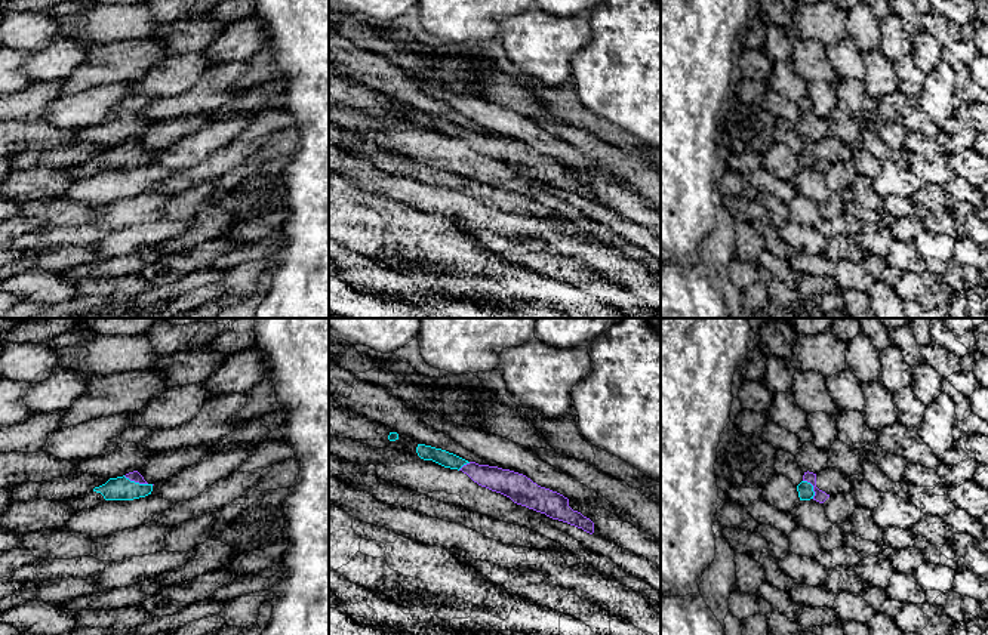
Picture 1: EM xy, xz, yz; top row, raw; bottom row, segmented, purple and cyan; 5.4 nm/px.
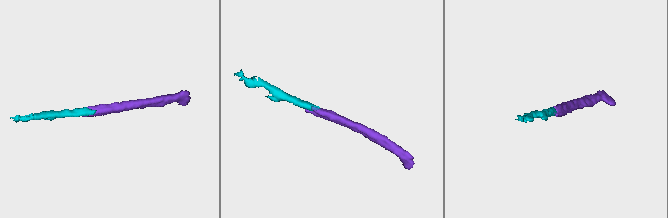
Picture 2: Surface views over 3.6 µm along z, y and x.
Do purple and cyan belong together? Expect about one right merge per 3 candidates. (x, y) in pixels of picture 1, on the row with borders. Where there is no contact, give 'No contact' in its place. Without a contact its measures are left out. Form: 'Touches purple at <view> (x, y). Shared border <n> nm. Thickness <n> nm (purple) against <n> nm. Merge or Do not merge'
Touches purple at xy (135, 481). Shared border 140 nm. Thickness 60 nm (purple) against 130 nm. Merge

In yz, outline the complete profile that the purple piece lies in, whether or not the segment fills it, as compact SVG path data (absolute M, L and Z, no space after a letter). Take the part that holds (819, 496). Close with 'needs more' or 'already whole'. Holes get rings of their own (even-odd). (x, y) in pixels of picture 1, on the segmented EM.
M804 472L803 481L797 486L798 497L800 500L816 500L819 503L824 503L830 494L825 491L819 490L816 487L816 474L813 472Z; needs more

